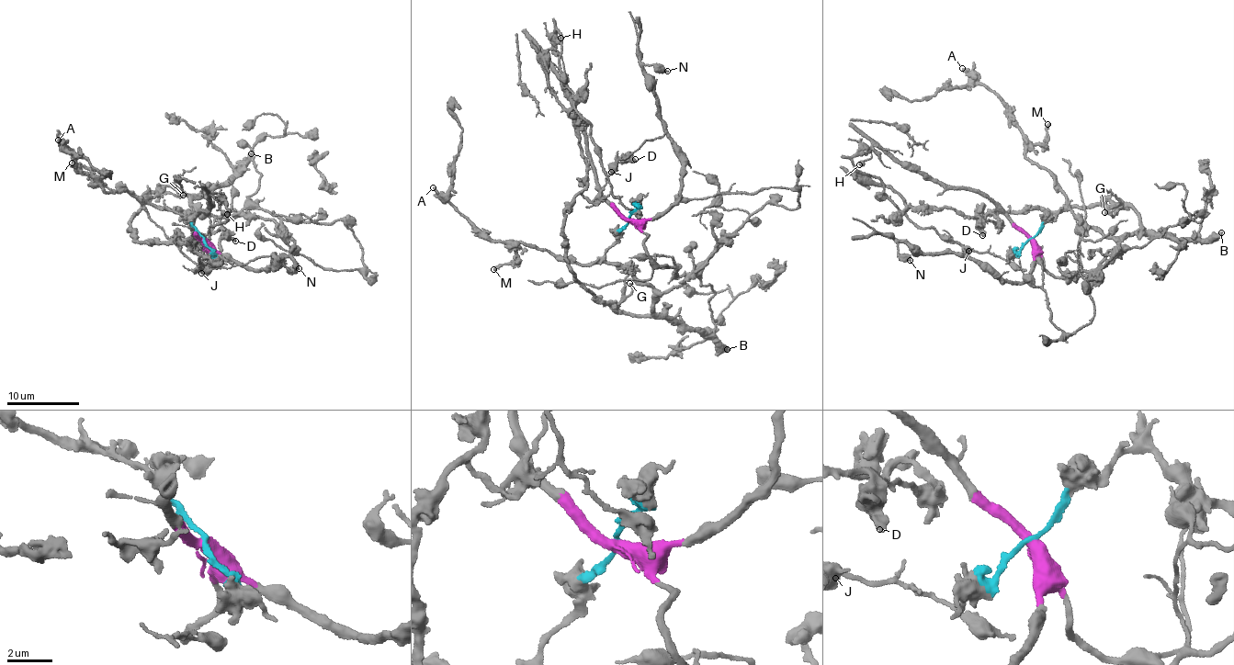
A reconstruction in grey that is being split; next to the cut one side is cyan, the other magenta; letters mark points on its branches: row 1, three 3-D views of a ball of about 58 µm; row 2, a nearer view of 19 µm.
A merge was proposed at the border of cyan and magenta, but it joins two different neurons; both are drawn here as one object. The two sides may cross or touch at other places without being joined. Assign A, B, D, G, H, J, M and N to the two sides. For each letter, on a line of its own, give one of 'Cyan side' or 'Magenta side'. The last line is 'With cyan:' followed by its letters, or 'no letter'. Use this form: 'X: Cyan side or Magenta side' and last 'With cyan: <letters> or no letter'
A: Cyan side
B: Cyan side
D: Cyan side
G: Cyan side
H: Magenta side
J: Magenta side
M: Cyan side
N: Magenta side
With cyan: A, B, D, G, M

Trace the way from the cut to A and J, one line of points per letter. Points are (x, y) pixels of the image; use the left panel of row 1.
A: (204, 239), (189, 221), (174, 211), (138, 199), (123, 190), (107, 191), (81, 168), (73, 152), (58, 139)
J: (204, 239), (237, 264), (252, 269), (265, 270), (276, 260), (270, 256), (200, 273)

